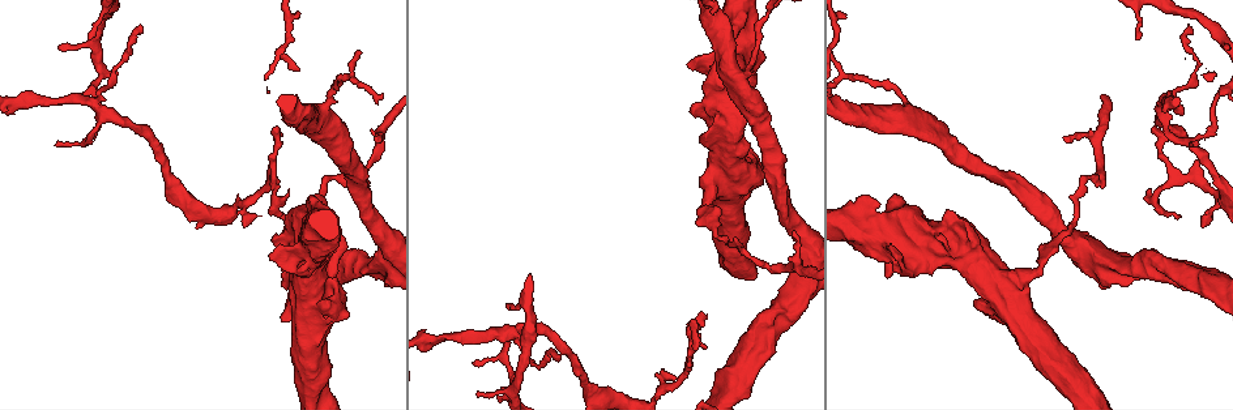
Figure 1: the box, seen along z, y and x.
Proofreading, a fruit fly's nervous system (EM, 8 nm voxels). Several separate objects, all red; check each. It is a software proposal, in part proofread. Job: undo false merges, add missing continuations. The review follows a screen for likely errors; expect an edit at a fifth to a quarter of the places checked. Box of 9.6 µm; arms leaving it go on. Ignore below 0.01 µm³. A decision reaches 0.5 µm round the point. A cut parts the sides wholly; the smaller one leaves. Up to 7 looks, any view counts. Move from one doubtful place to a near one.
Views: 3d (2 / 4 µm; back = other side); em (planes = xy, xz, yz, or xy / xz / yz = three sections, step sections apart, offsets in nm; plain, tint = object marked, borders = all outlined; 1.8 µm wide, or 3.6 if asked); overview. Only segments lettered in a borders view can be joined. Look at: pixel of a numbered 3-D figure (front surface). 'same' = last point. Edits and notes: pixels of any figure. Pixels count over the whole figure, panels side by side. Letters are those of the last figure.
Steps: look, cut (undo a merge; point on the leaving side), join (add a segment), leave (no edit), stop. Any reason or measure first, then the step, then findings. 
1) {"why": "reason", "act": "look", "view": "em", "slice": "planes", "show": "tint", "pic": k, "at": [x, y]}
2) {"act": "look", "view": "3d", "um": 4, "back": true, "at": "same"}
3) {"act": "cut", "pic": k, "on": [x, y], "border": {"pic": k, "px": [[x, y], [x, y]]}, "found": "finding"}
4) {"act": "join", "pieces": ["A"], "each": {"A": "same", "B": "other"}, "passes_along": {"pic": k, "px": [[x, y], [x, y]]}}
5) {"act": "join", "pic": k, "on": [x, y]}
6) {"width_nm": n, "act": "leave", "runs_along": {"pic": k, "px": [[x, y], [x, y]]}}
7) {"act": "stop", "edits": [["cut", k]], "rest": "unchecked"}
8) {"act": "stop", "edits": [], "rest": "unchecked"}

{"why": "calibre changes", "act": "look", "view": "em", "um": 3.6, "slice": "xz", "step": 16, "show": "tint", "pic": 1, "at": [900, 238]}

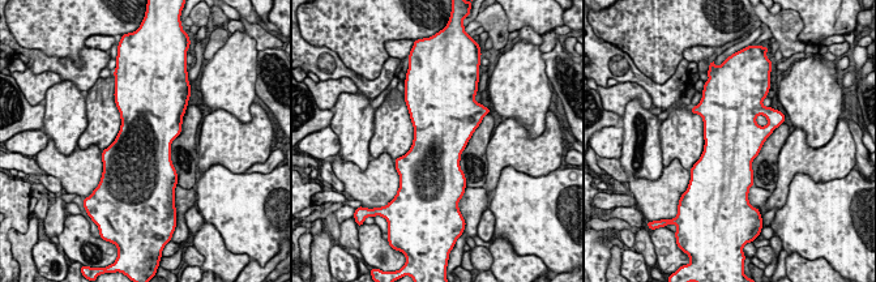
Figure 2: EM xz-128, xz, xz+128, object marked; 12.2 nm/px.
{"why": "what lies round it", "act": "look", "view": "em", "um": 3.6, "slice": "xz", "step": 16, "show": "borders", "at": "same"}

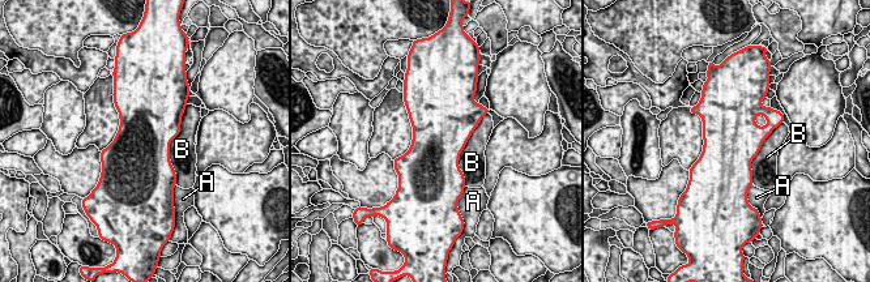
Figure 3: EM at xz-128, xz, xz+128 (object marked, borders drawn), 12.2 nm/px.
{"act": "leave", "each": {"A": "other", "B": "other"}, "border": {"pic": 3, "px": [[182, 118], [170, 144], [174, 171]]}, "found": "one cell here"}

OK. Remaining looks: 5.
{"why": "abrupt turn", "act": "look", "view": "3d", "um": 4, "back": true, "pic": 1, "at": [771, 268]}

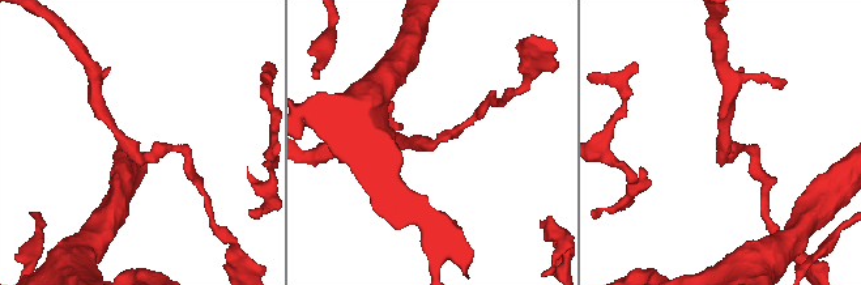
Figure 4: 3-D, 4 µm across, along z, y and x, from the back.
{"act": "look", "view": "em", "slice": "planes", "show": "borders", "pic": 4, "at": [726, 162]}

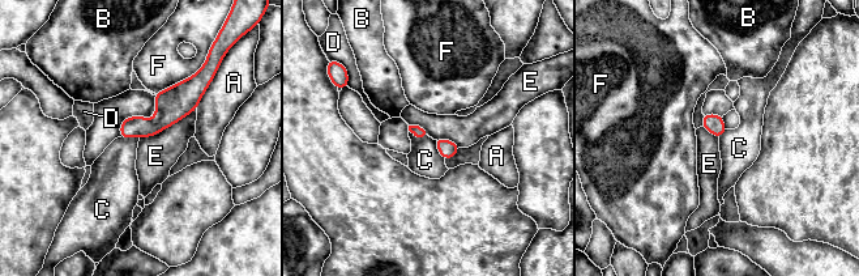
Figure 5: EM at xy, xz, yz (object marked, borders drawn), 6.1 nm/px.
{"act": "leave", "each": {"A": "other", "B": "other", "C": "other", "D": "other", "E": "other", "F": "other"}, "border": {"pic": 5, "px": [[409, 130], [418, 139], [428, 136]]}, "found": "one cell here"}

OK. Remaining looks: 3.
{"why": "sharp bend", "act": "look", "view": "em", "slice": "planes", "show": "tint", "pic": 1, "at": [276, 145]}

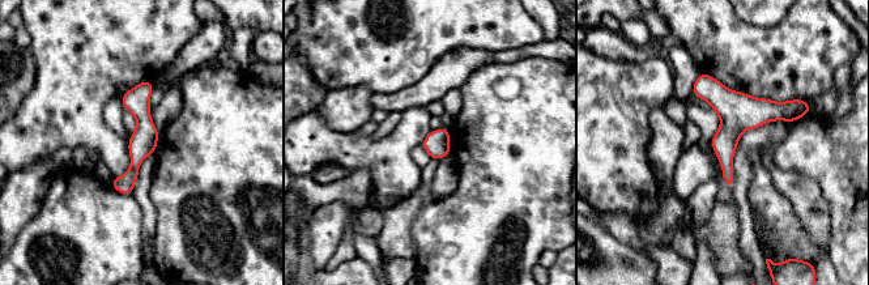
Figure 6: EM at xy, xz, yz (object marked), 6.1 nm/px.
{"why": "what lies round it", "act": "look", "view": "em", "slice": "planes", "show": "borders", "at": "same"}

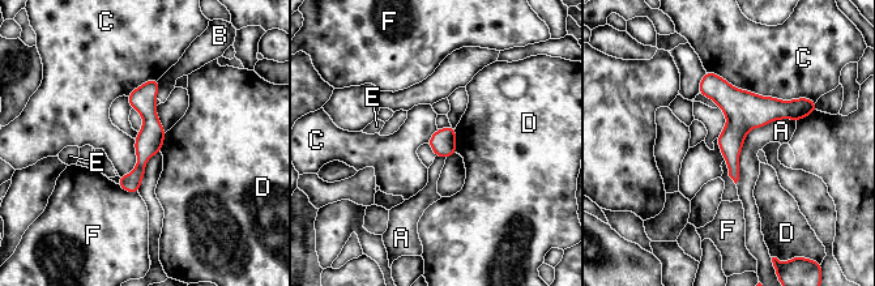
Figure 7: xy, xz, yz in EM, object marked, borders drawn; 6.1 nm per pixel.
{"act": "leave", "each": {"A": "other", "B": "other", "C": "other", "D": "other", "E": "other", "F": "other"}, "border": {"pic": 7, "px": [[707, 71], [762, 95], [809, 98]]}, "found": "continuous, no second cell"}

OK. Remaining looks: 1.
{"act": "stop", "edits": [], "rest": "unchecked"}

